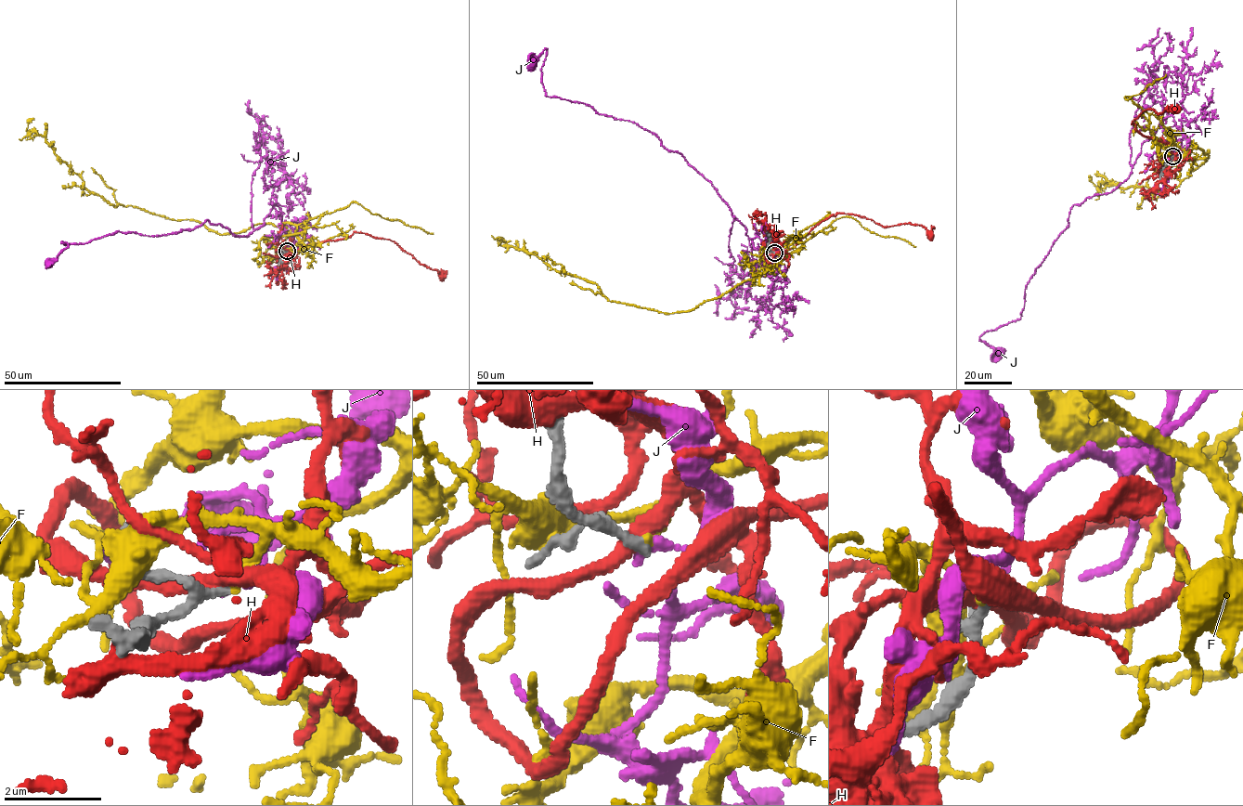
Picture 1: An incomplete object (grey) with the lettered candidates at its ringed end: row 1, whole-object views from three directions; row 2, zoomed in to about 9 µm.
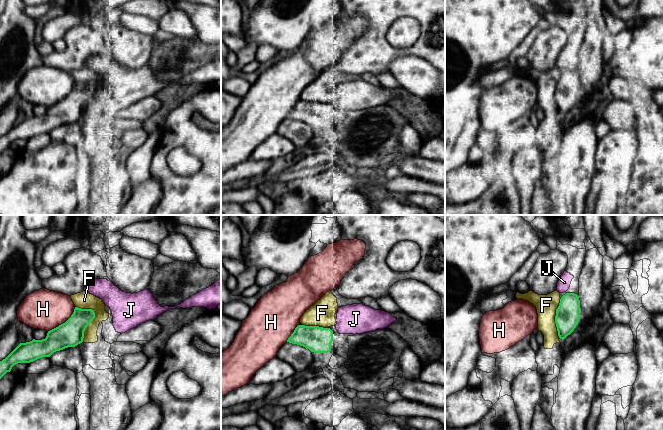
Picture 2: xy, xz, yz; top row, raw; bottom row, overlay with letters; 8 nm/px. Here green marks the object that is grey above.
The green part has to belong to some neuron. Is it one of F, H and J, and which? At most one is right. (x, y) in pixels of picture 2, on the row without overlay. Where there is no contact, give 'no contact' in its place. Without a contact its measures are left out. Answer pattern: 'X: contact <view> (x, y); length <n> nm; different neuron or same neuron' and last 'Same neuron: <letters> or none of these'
F: contact xy (94, 93); length 300 nm; different neuron
H: contact xy (63, 99); length 300 nm; different neuron
J: no contact; different neuron
Same neuron: none of these

